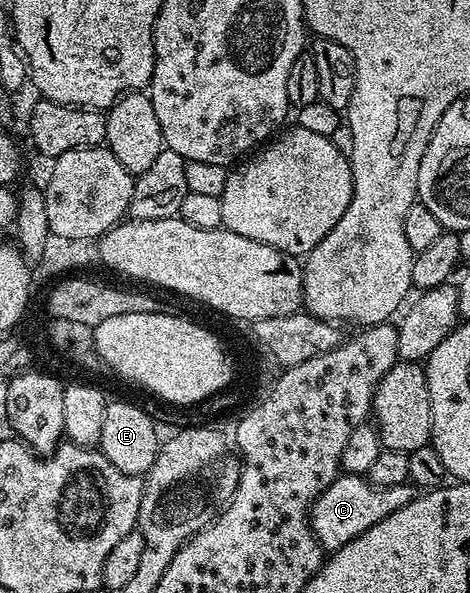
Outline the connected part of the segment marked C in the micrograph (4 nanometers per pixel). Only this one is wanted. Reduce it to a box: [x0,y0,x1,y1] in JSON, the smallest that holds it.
[309,474,415,552]

